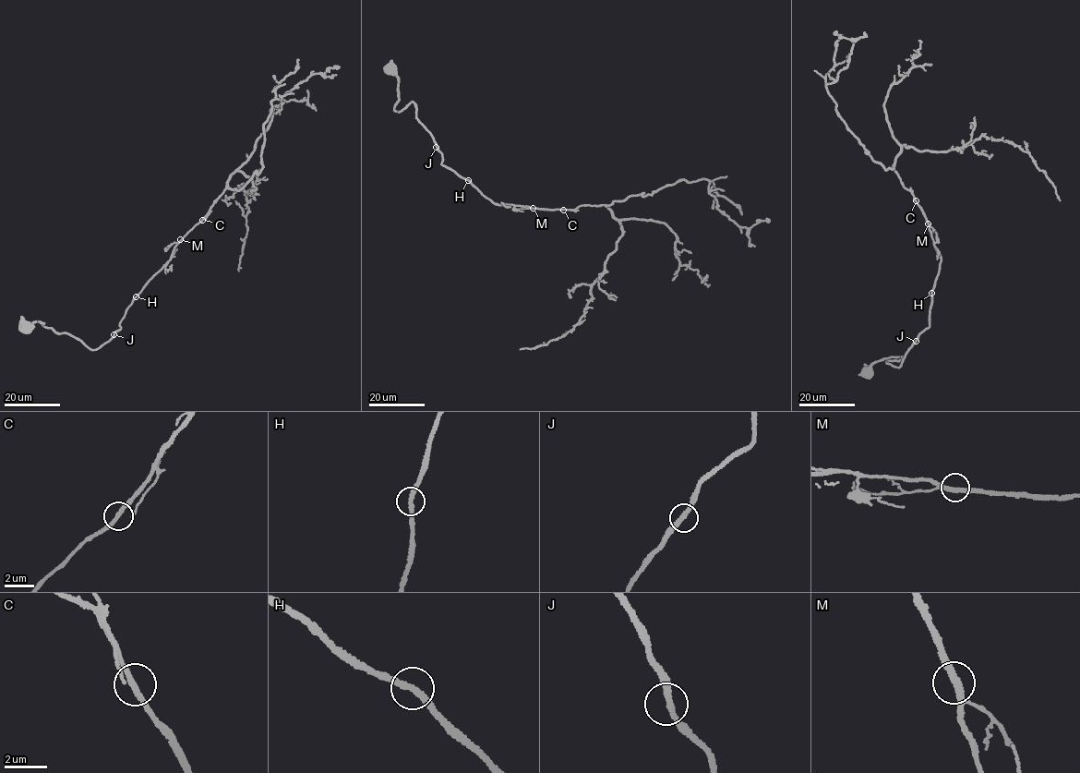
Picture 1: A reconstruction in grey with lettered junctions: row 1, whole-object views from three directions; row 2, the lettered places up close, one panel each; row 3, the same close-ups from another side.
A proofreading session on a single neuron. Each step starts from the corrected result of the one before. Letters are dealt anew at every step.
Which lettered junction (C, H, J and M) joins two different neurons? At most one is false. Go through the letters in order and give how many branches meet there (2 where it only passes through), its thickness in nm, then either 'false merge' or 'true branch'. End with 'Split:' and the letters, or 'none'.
C: 2 branches meet; 240 nm thick; true branch
H: 2 branches meet; 240 nm thick; true branch
J: 2 branches meet; 240 nm thick; true branch
M: 2 branches meet; 240 nm thick; true branch
Split: none

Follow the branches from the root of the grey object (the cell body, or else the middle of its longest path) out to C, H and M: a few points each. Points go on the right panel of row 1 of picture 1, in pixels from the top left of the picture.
C: (868, 372), (875, 363), (892, 356), (902, 357), (886, 362), (901, 367), (930, 326), (941, 258), (916, 200)
H: (868, 372), (875, 363), (892, 356), (902, 357), (886, 362), (901, 367), (906, 353), (930, 326), (931, 293)
M: (868, 372), (875, 363), (892, 356), (902, 357), (886, 362), (901, 367), (930, 326), (941, 259), (928, 223)

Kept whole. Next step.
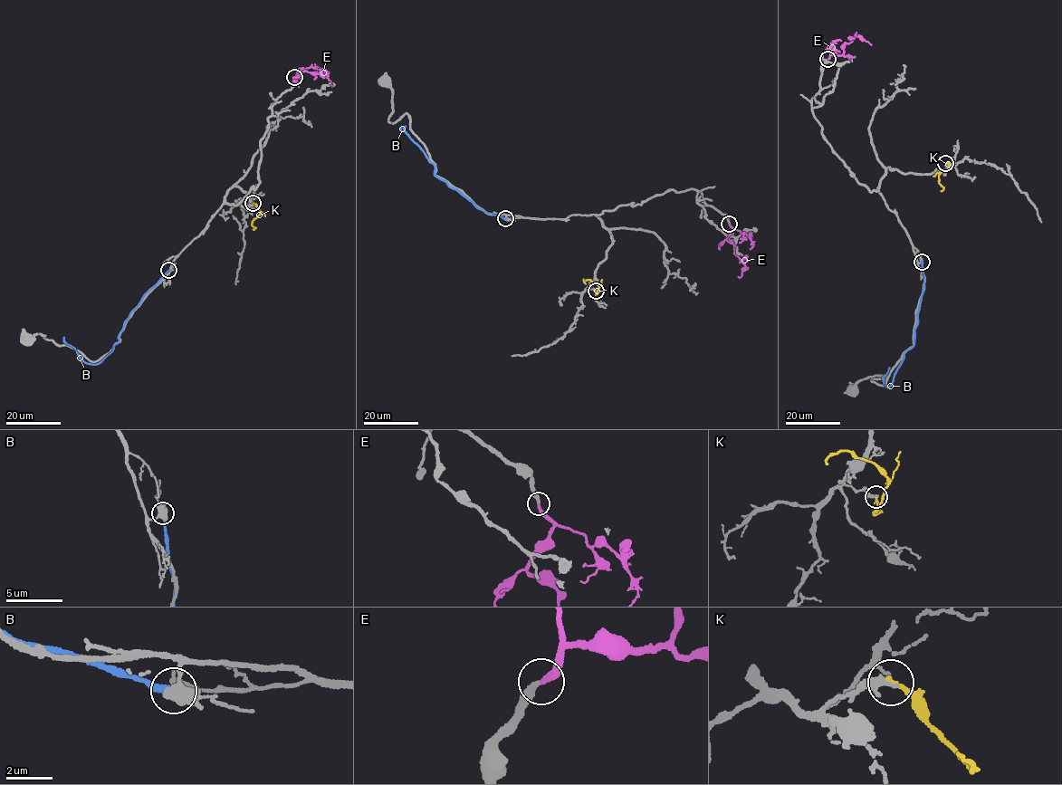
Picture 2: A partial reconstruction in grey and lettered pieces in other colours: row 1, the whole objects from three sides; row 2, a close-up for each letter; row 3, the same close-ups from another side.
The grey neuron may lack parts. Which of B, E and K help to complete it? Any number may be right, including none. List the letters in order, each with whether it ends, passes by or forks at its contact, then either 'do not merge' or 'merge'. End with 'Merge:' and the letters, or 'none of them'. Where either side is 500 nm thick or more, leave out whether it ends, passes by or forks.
B: it ends; do not merge
E: it ends; merge
K: it ends; do not merge
Merge: E

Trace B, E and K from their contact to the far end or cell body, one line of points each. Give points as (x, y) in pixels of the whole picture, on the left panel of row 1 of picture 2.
B: (168, 270), (132, 311), (118, 342), (100, 362), (88, 364), (64, 341), (64, 337)
E: (294, 77), (299, 75), (298, 78), (297, 71), (301, 69), (315, 68), (325, 71), (332, 84), (330, 85)
K: (253, 203), (262, 212), (254, 219), (253, 229)

